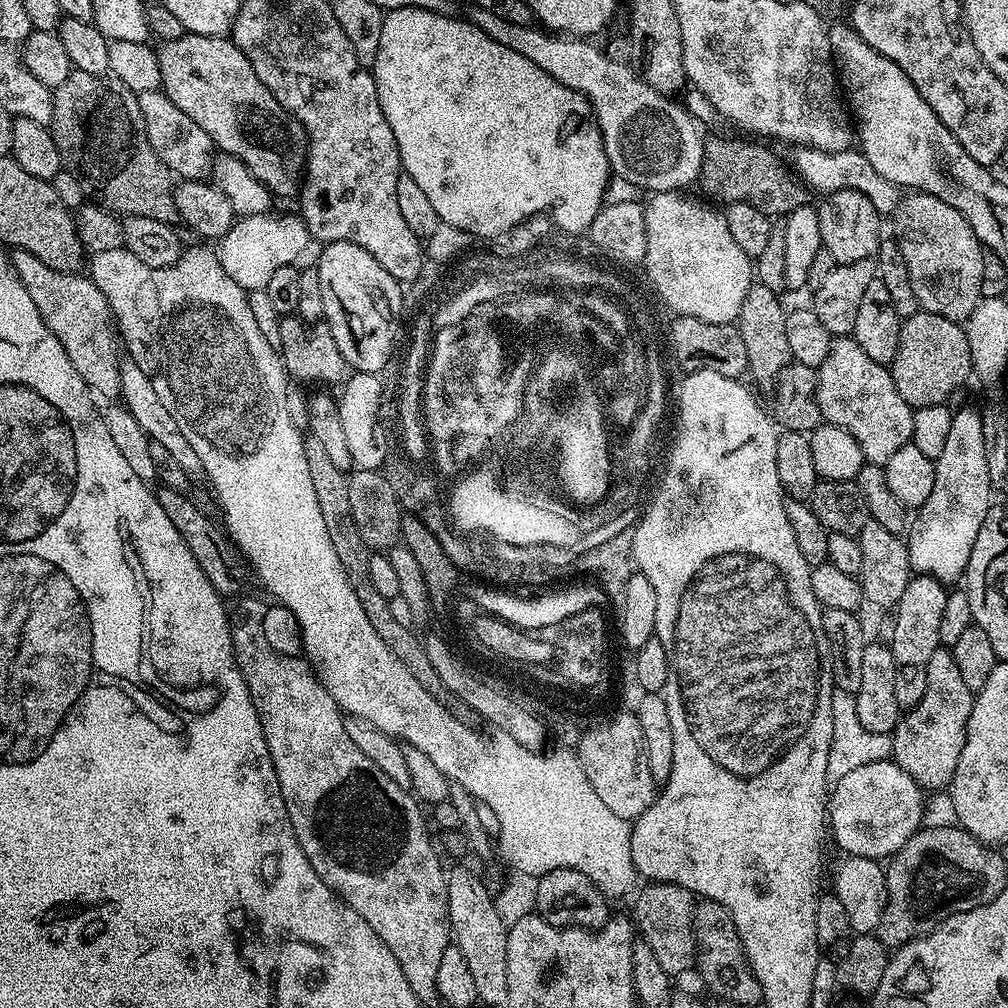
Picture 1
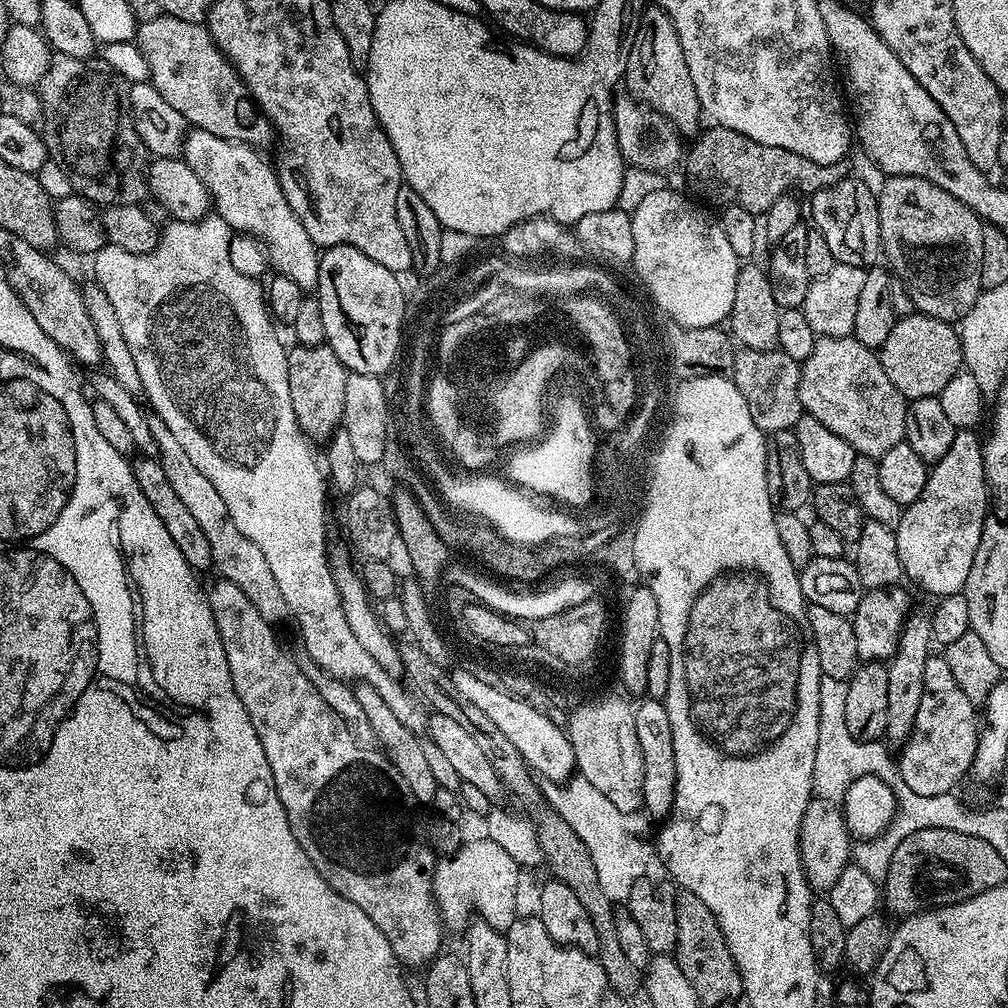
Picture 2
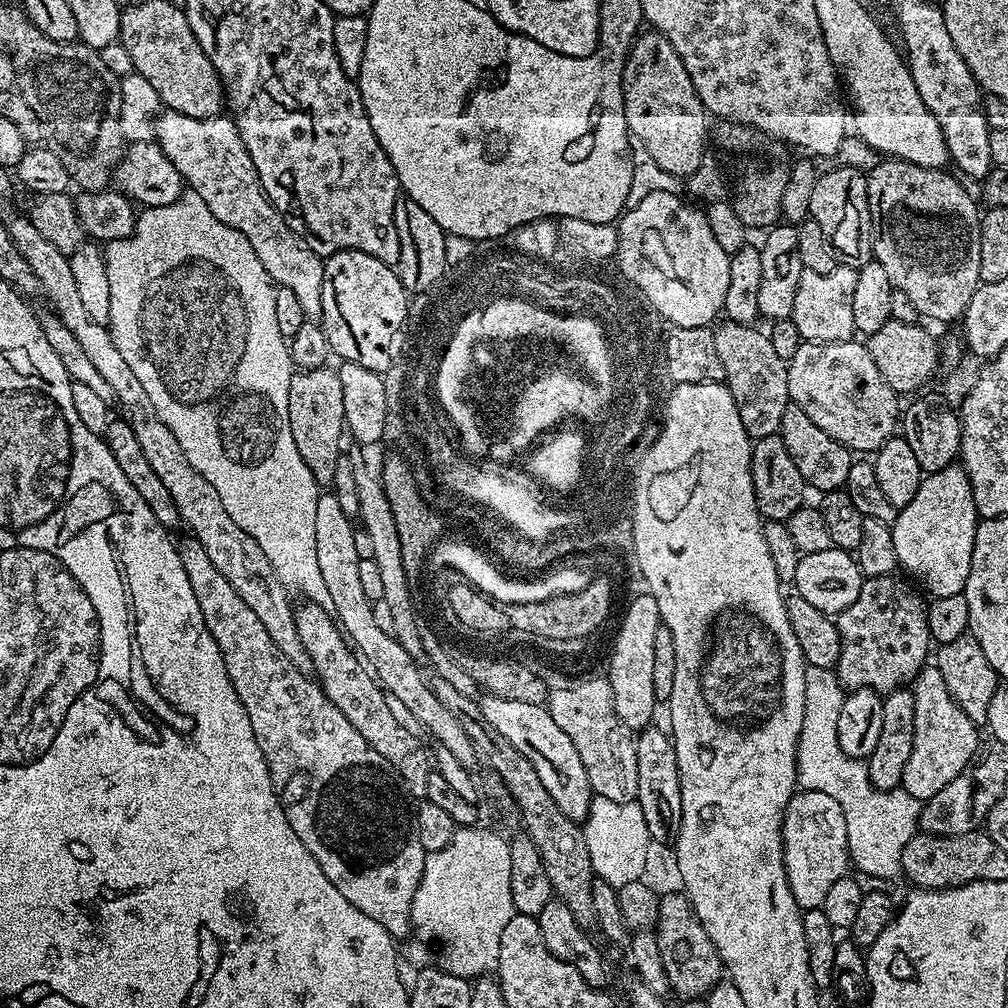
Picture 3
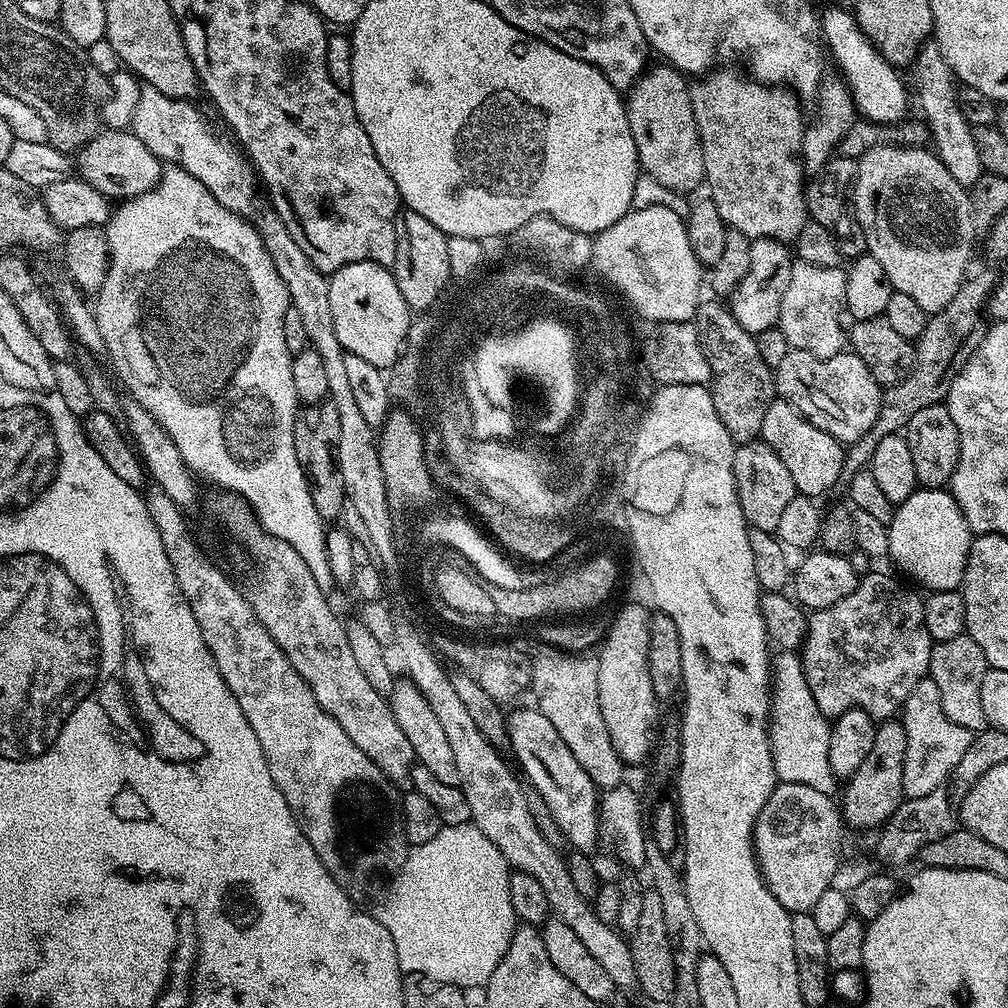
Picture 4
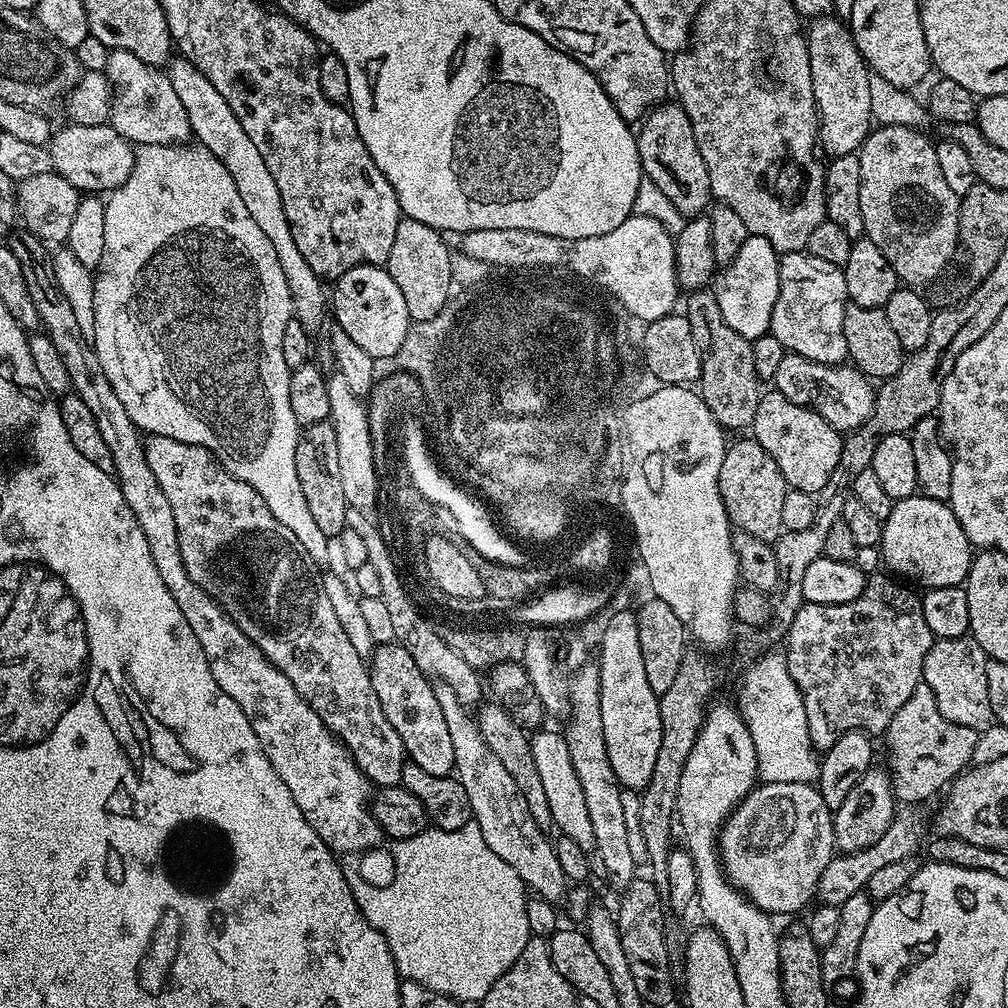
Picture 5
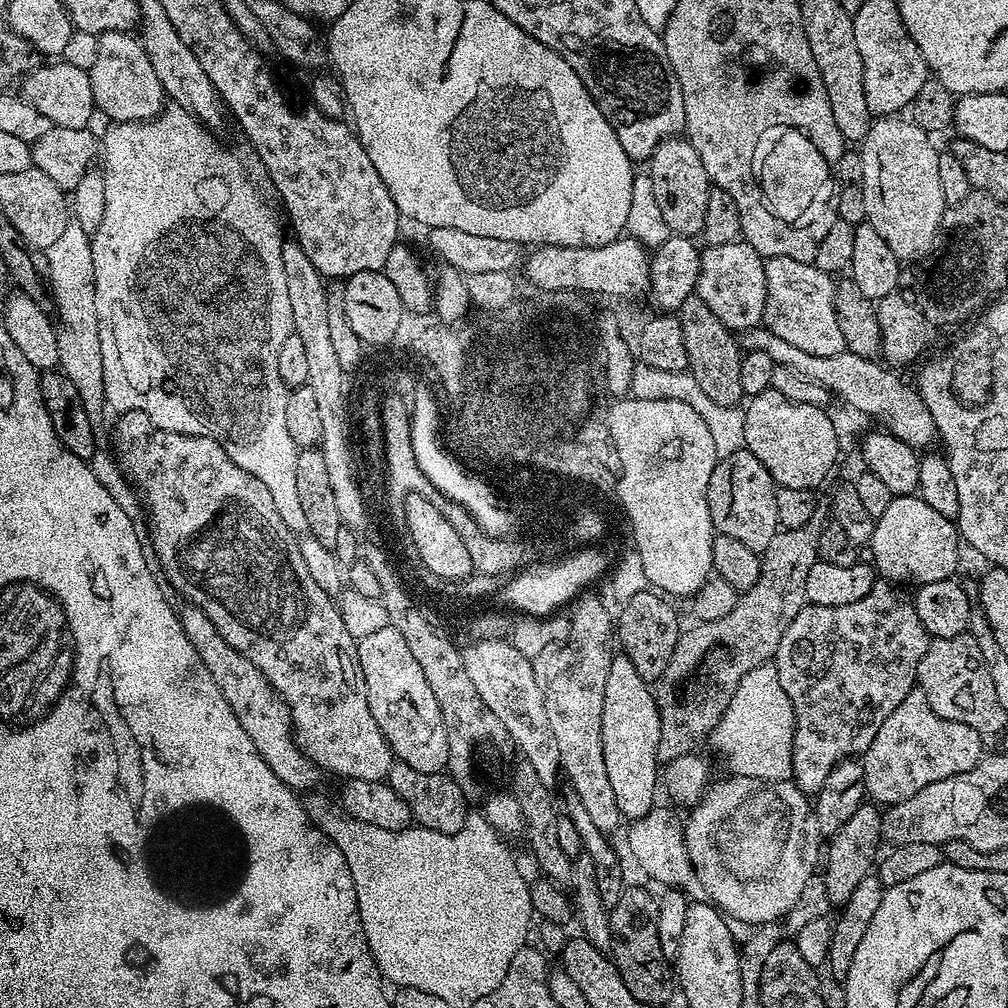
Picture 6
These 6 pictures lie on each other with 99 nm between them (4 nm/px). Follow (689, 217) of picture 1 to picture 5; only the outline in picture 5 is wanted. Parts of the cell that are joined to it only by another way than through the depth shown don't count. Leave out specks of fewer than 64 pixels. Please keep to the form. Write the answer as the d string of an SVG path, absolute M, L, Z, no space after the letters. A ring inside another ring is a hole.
M628 216L622 226L609 230L606 234L598 234L594 238L582 238L582 243L576 247L576 254L572 262L578 272L589 276L592 280L599 280L601 284L608 284L608 288L616 292L621 300L626 301L626 308L630 314L643 317L646 320L657 320L663 316L673 315L676 295L682 292L680 281L676 278L676 241L654 218Z

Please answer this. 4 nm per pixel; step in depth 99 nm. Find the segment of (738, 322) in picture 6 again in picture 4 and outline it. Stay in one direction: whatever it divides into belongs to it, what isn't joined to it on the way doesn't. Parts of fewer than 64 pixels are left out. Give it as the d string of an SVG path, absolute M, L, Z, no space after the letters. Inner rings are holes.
M774 238L752 240L750 270L746 270L746 278L742 278L742 282L730 297L734 318L748 332L755 334L779 325L782 296L786 294L786 286L790 286L790 270L793 263L793 249L785 241Z

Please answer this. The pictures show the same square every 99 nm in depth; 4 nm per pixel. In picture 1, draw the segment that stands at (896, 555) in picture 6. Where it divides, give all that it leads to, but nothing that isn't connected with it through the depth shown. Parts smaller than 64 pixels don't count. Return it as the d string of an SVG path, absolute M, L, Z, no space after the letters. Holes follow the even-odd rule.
M934 474L934 490L930 490L930 498L915 513L906 532L906 543L910 554L910 566L913 573L932 576L945 586L961 579L968 571L970 550L974 550L974 542L978 538L978 530L982 530L982 522L986 522L986 514L990 507L988 501L990 483L987 474Z

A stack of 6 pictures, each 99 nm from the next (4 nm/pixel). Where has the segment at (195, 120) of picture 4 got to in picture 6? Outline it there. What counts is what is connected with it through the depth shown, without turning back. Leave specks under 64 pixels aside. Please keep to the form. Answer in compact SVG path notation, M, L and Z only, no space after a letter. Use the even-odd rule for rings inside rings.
M104 32L98 36L98 59L88 77L94 90L96 107L109 116L109 121L125 124L135 120L154 120L166 107L162 82L158 82L158 74L154 74L154 66L150 66L150 58L146 58L146 50L135 35L127 32Z

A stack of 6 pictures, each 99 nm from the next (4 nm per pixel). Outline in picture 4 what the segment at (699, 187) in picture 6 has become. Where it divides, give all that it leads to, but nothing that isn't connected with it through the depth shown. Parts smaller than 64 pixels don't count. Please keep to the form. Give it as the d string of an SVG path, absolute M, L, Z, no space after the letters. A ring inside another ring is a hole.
M667 62L657 63L657 68L649 67L644 75L636 81L626 96L630 134L634 134L634 146L640 159L640 167L650 178L662 182L666 190L674 190L681 194L692 194L696 187L705 183L704 159L702 158L702 142L698 134L698 126L694 118L694 110L690 106L688 90L689 81L685 73L679 72Z

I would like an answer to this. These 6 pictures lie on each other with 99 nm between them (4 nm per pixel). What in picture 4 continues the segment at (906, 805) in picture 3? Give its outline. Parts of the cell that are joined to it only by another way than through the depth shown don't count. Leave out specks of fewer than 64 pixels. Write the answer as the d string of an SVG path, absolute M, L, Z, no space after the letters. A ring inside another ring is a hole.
M792 650L777 651L772 670L770 735L777 781L810 786L810 790L818 790L818 794L835 797L838 777L830 770L830 720L822 714L810 692L801 657Z

